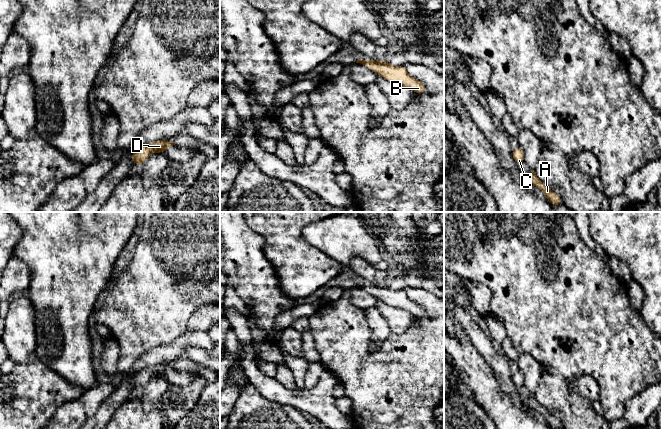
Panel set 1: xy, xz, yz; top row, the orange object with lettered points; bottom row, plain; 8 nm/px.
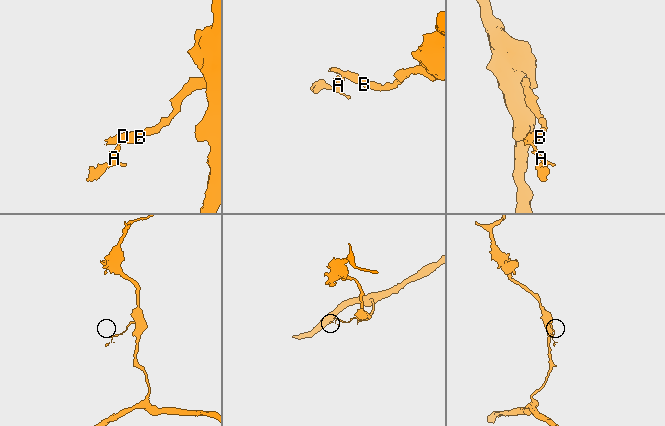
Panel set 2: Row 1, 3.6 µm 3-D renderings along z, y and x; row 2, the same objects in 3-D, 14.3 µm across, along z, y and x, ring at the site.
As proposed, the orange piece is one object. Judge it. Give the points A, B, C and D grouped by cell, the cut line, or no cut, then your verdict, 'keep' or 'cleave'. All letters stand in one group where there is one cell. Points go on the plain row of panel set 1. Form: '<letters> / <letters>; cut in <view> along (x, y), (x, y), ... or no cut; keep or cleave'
A B C D; no cut; keep

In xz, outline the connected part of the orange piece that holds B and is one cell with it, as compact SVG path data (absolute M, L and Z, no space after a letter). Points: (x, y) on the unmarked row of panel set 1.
M371 282L361 285L358 283L356 287L361 287L367 292L378 298L386 304L408 311L416 318L421 318L427 315L423 306L413 302L409 299L404 290L393 290L387 284L377 286Z

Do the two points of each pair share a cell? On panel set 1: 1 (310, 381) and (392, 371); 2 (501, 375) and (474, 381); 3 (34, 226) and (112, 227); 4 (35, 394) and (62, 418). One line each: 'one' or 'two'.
1: two
2: two
3: one
4: two

